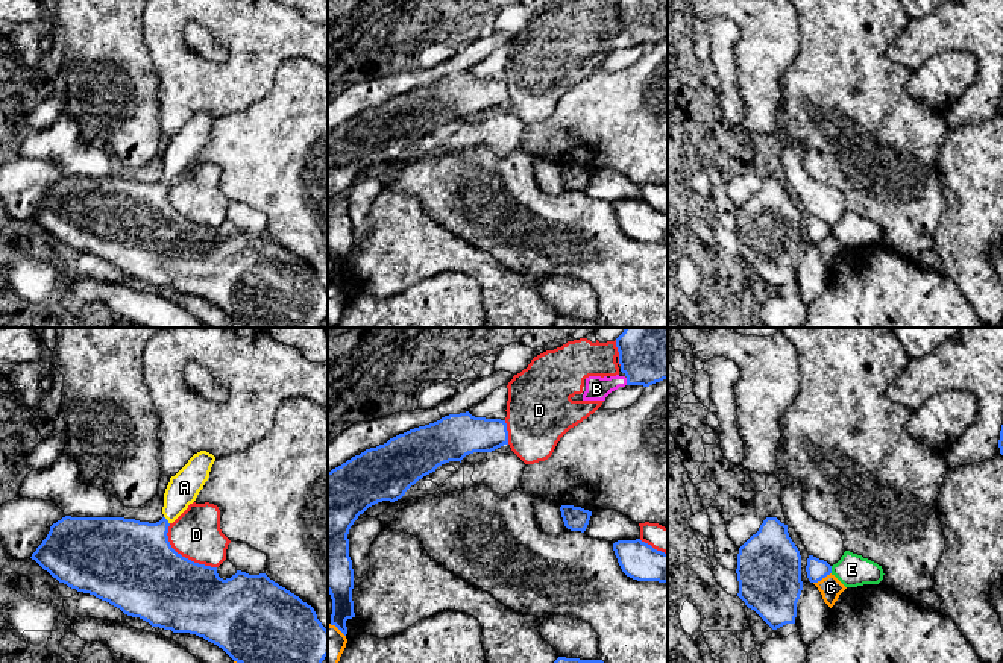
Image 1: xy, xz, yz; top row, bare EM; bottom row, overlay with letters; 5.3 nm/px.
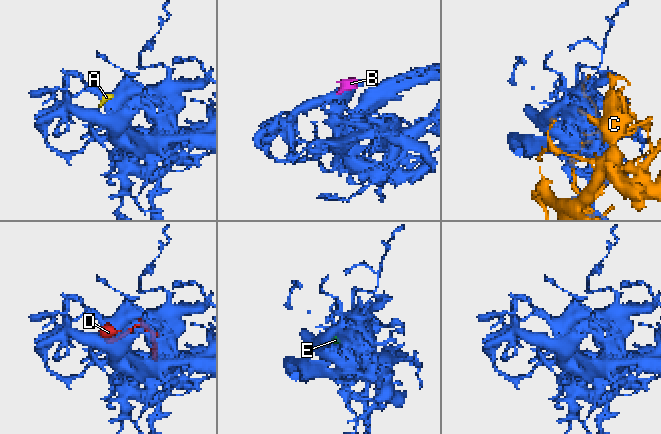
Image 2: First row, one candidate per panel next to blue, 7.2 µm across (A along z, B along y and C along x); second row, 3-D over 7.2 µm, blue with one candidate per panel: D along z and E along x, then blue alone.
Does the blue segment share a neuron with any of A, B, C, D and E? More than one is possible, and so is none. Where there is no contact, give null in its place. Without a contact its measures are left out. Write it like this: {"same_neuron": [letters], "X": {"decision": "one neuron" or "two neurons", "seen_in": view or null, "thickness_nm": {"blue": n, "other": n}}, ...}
{"same_neuron": ["A", "E"], "A": {"decision": "one neuron", "seen_in": "xy", "thickness_nm": {"blue": 380, "other": 160}}, "B": {"decision": "two neurons", "seen_in": "xz", "thickness_nm": {"blue": 380, "other": 130}}, "C": {"decision": "two neurons", "seen_in": "yz", "thickness_nm": {"blue": 120, "other": 120}}, "D": {"decision": "two neurons", "seen_in": "xy", "thickness_nm": {"blue": 440, "other": 260}}, "E": {"decision": "one neuron", "seen_in": "yz", "thickness_nm": {"blue": 120, "other": 170}}}

